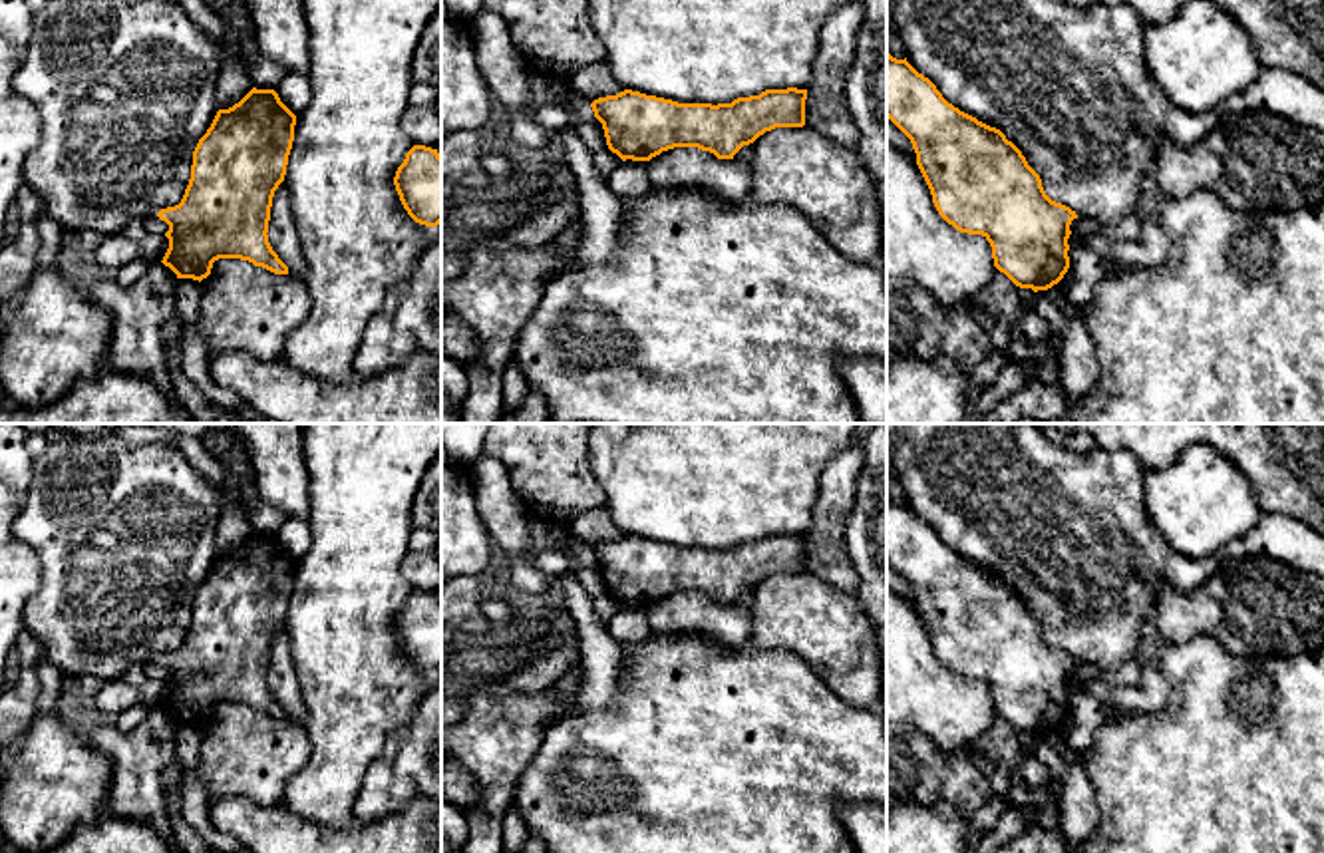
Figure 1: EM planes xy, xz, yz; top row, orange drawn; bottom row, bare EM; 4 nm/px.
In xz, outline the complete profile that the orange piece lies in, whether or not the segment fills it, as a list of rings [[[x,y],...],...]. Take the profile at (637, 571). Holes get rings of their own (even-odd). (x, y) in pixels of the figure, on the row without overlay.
[[[624,535],[616,541],[598,543],[590,549],[602,569],[606,591],[622,606],[650,606],[674,593],[698,593],[718,604],[734,604],[744,593],[775,573],[805,571],[807,535],[765,535],[759,541],[738,543],[732,549],[678,549],[672,545]]]

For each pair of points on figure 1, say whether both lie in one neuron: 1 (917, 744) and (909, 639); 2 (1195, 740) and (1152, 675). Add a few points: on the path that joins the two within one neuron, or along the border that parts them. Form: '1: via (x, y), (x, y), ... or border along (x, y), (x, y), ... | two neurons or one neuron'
1: border along (919, 730), (943, 748), (963, 750) | two neurons
2: border along (1156, 665), (1169, 698), (1158, 710), (1132, 714) | two neurons

